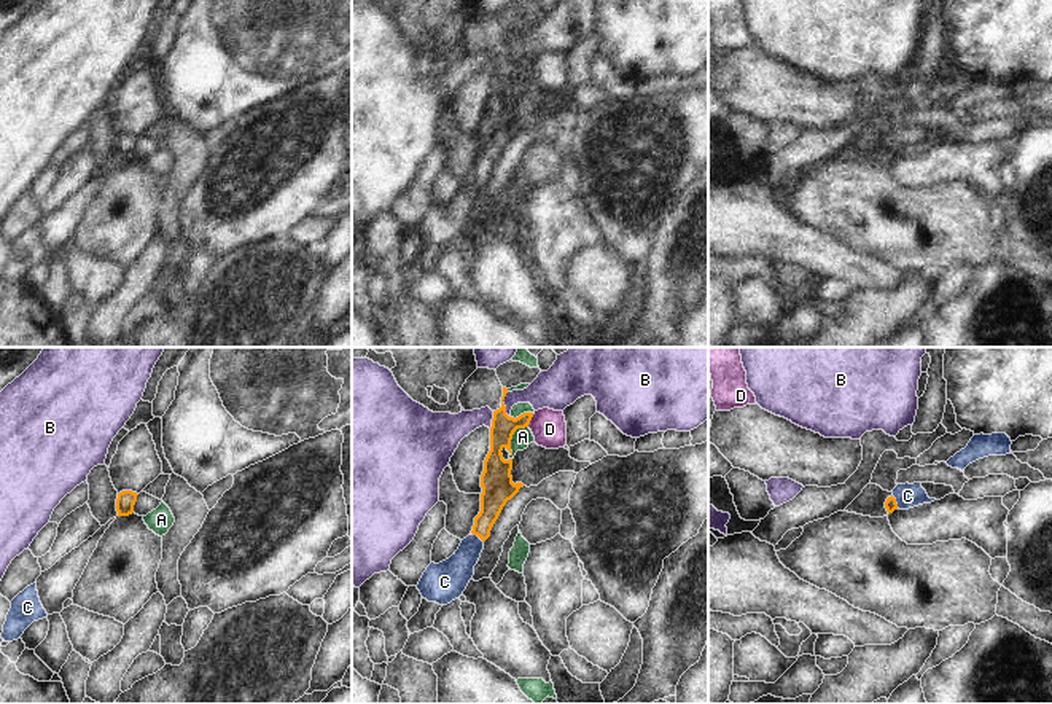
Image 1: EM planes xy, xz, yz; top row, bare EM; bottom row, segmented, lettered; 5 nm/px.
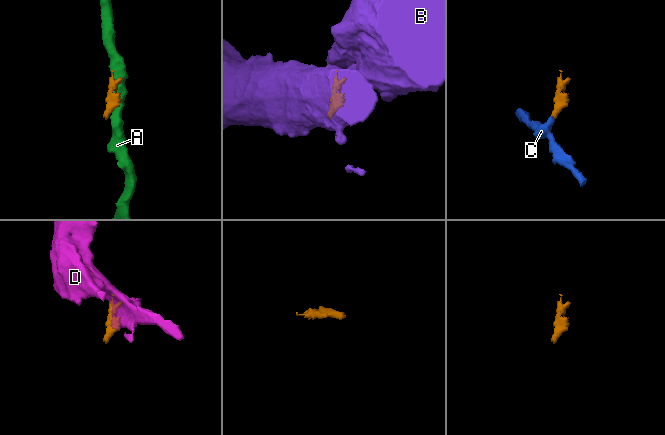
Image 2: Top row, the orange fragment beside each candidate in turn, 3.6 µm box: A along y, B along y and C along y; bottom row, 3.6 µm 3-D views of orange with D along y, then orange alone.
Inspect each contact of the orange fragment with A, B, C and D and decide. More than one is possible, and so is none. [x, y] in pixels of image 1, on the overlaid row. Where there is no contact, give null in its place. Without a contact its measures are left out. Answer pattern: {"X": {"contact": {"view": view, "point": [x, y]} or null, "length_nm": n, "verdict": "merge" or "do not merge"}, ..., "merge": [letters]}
{"A": {"contact": {"view": "xz", "point": [511, 438]}, "length_nm": 200, "verdict": "do not merge"}, "B": {"contact": {"view": "xz", "point": [503, 405]}, "length_nm": 140, "verdict": "do not merge"}, "C": {"contact": {"view": "xz", "point": [478, 535]}, "length_nm": 80, "verdict": "merge"}, "D": {"contact": {"view": "xz", "point": [530, 419]}, "length_nm": 70, "verdict": "do not merge"}, "merge": ["C"]}

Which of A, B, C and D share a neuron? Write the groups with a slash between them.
A / B / C / D

